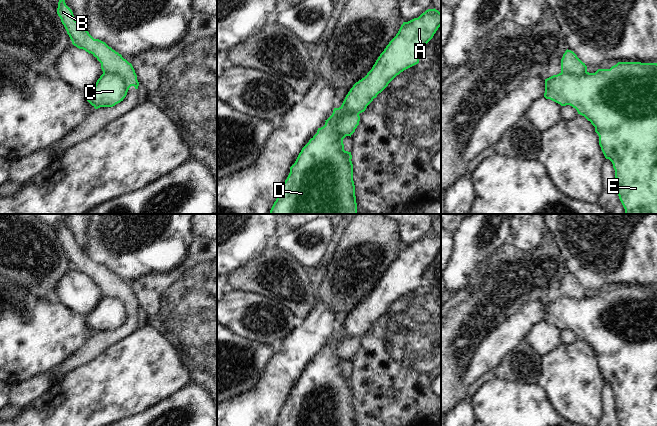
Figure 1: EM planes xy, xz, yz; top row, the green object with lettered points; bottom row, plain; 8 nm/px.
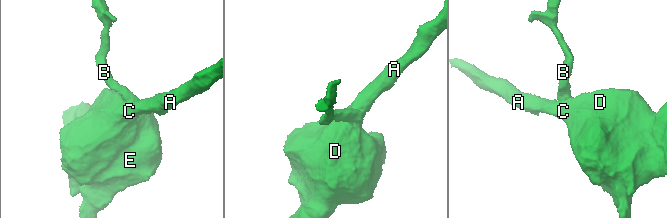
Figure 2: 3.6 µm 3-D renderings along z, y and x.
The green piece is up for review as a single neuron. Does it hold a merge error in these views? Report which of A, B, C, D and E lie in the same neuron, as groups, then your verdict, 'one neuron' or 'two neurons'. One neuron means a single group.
A C D E / B; two neurons

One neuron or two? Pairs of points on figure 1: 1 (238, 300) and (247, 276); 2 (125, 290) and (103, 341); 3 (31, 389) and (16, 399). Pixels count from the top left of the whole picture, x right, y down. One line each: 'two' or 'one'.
1: two
2: one
3: one

